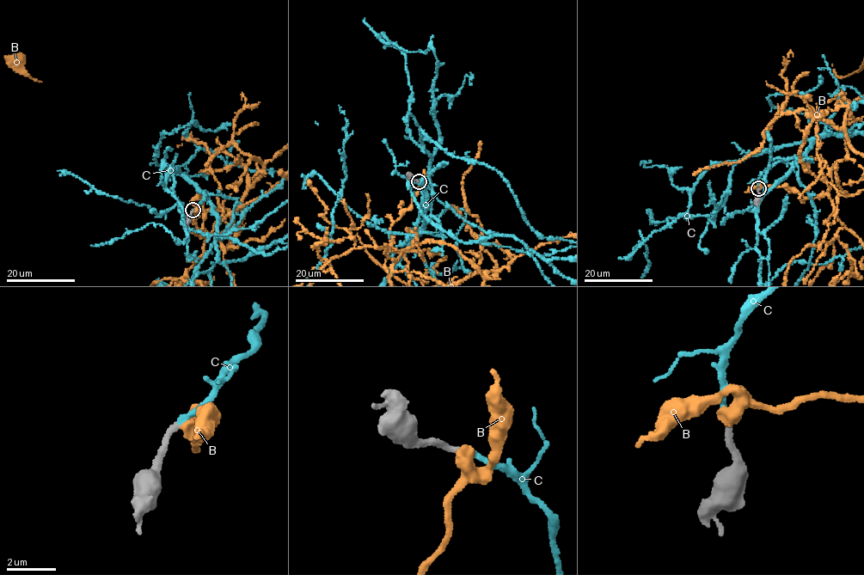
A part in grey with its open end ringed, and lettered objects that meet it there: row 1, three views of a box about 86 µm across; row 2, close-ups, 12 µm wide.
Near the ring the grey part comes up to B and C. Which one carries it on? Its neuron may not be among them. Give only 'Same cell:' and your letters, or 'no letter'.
Same cell: C

